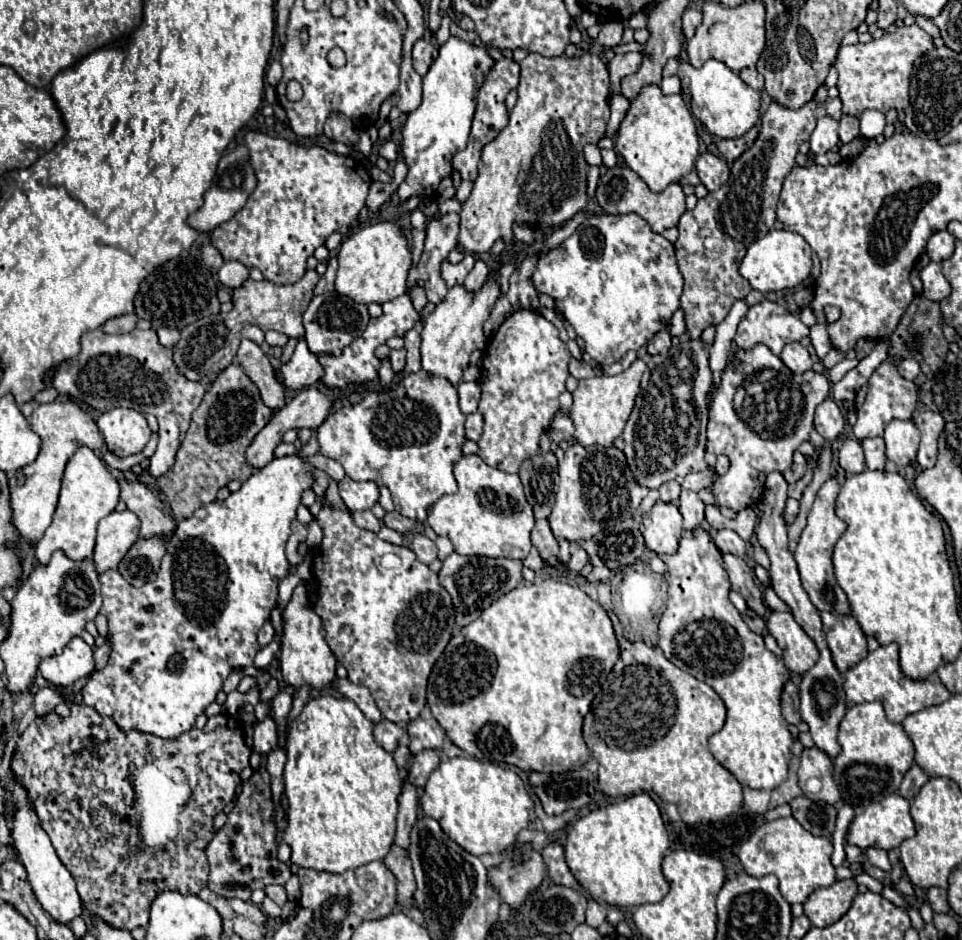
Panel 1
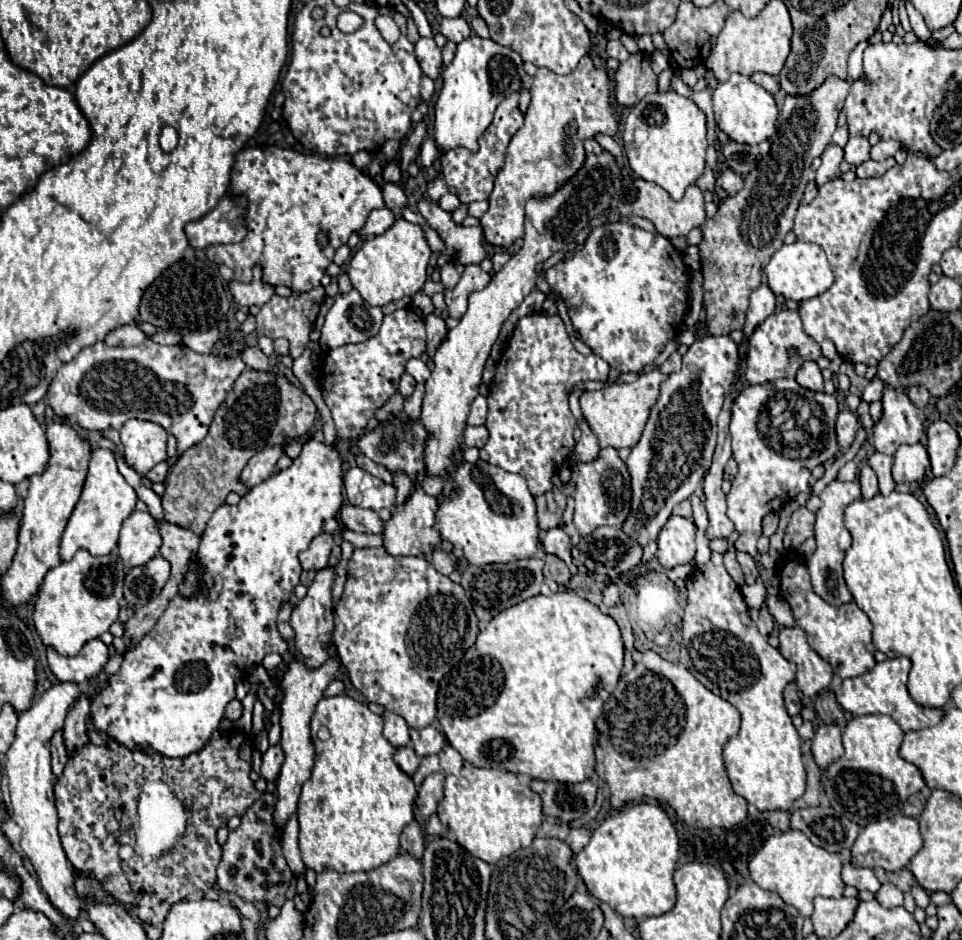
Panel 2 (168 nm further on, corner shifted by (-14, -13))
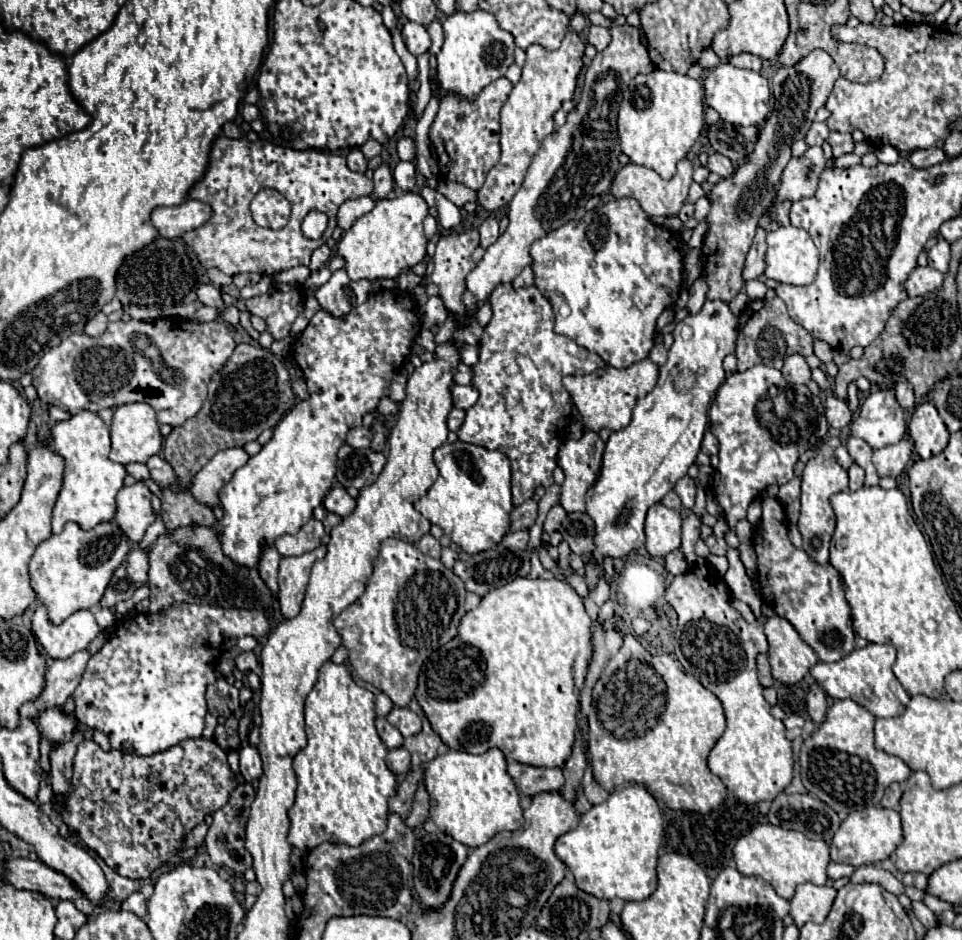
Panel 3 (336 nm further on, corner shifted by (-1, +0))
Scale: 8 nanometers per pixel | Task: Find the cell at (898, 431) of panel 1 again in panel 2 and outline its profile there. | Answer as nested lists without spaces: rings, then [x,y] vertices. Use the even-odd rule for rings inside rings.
[[[921,443],[901,445],[895,453],[893,479],[897,483],[919,481],[919,479],[923,479],[927,467],[929,467],[929,455],[927,455],[925,445],[921,445]]]

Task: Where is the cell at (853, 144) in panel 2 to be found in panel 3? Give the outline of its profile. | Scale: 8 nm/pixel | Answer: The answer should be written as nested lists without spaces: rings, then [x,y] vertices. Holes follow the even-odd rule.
[[[830,132],[828,144],[832,146],[834,158],[838,158],[838,156],[848,154],[848,152],[854,150],[854,140],[852,140],[852,136],[850,136],[850,134],[842,134],[842,132]]]

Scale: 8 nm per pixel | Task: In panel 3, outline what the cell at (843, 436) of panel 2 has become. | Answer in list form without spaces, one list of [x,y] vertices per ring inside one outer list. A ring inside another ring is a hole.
[[[828,396],[826,398],[826,418],[832,428],[848,426],[852,420],[852,412],[850,412],[846,400],[840,400],[836,396]]]

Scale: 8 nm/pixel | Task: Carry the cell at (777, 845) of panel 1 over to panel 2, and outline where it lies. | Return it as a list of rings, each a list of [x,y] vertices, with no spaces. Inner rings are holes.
[[[803,831],[775,833],[749,863],[751,879],[767,891],[777,891],[787,905],[793,905],[803,917],[811,917],[815,897],[841,897],[845,883],[841,879],[841,855],[813,845]]]

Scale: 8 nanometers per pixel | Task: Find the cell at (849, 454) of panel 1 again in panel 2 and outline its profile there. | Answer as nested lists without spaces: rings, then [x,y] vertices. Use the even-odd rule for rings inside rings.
[[[865,463],[859,471],[859,481],[861,481],[861,491],[863,491],[863,497],[869,499],[873,495],[879,493],[879,485],[877,485],[877,475],[875,471]]]

